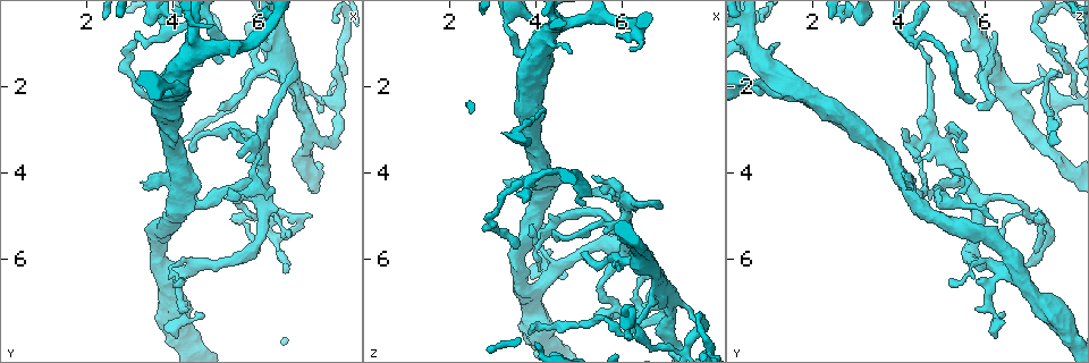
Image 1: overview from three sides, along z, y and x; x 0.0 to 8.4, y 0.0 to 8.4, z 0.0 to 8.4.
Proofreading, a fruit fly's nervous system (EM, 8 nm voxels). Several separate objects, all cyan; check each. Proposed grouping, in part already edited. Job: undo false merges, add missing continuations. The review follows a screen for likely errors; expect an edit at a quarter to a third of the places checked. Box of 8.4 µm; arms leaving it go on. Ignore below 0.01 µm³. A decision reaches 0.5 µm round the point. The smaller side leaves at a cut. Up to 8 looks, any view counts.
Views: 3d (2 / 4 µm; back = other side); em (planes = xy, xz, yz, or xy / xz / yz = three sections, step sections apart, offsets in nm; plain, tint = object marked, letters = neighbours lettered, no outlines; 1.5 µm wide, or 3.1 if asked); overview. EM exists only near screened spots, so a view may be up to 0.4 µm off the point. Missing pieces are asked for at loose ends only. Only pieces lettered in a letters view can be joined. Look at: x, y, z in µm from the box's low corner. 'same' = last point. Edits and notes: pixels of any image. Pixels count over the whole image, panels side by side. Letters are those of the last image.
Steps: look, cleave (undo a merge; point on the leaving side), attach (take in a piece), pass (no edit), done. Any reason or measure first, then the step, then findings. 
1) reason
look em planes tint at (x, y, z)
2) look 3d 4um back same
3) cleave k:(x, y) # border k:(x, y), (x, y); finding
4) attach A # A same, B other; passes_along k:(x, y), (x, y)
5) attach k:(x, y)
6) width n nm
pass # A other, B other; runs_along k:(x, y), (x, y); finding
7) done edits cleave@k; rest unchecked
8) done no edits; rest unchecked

branch stops here
look 3d 2um at (3.55, 2.35, 5.80)

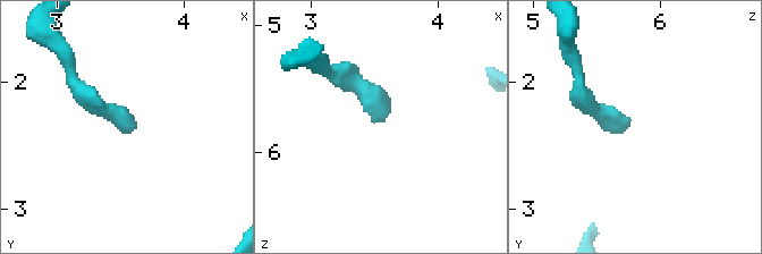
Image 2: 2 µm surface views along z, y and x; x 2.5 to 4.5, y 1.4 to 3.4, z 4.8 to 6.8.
look em 3.1um planes letters at (3.52, 2.38, 5.74)

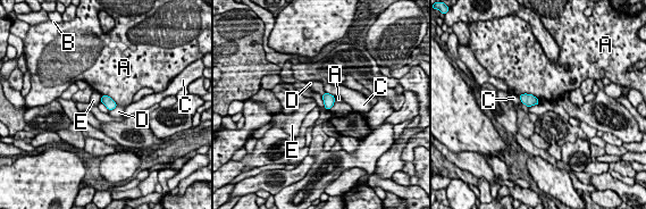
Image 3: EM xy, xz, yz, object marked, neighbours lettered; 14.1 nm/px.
width 130 nm
pass # A other, B other, C other, D other, E other; border 3:(335, 101), (329, 109); none of them fits

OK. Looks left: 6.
tapers out
look 3d 2um at (6.30, 4.35, 4.85)

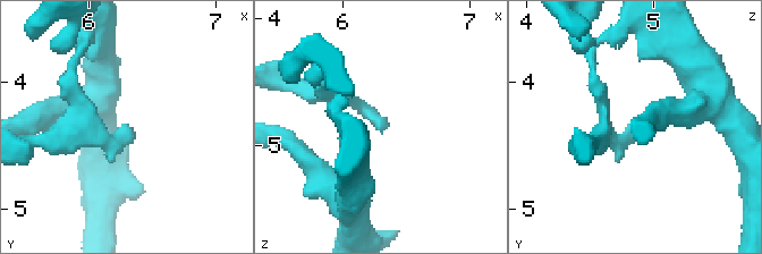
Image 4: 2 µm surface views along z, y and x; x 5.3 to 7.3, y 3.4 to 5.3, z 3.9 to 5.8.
look em xz step 8 tint at (6.26, 4.36, 4.86)

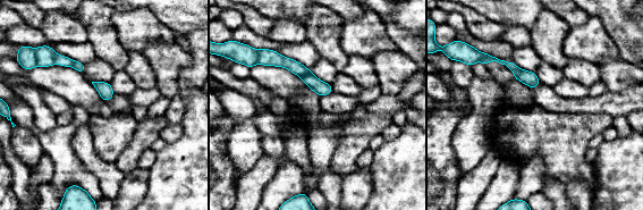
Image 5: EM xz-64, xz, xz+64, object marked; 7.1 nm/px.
look em planes letters same

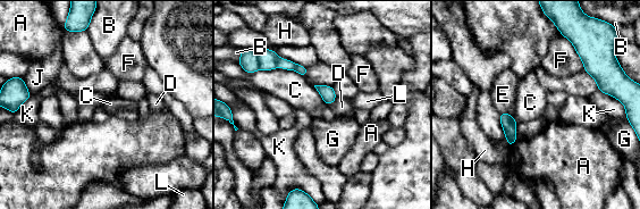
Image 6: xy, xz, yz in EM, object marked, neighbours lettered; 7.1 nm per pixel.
longest_contact C 400 nm
pass # A other, B other, C other, D other, E other, F other, G other, H other, J other, K other, L other; border 6:(249, 73), (283, 67), (304, 77); no lettered piece goes on from it

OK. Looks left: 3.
abrupt turn
look em yz step 4 tint at (5.45, 4.60, 6.70)

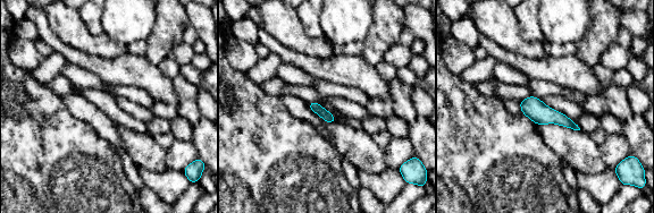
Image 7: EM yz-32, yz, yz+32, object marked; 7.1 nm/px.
look em planes letters same

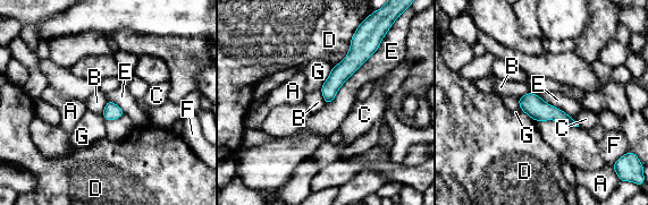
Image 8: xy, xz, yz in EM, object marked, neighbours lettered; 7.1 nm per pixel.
width 120 nm
pass # A other, B other, C other, D other, E other, F other, G other; border 8:(320, 90), (326, 103); all the same neuron

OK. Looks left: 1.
done no edits; rest unchecked

